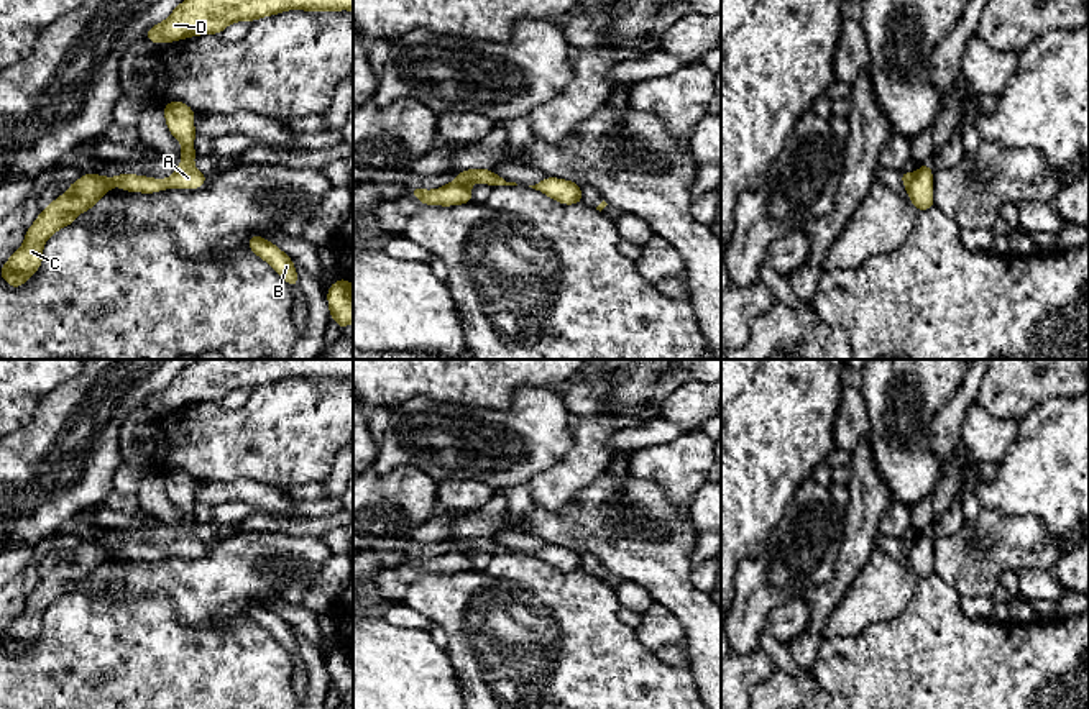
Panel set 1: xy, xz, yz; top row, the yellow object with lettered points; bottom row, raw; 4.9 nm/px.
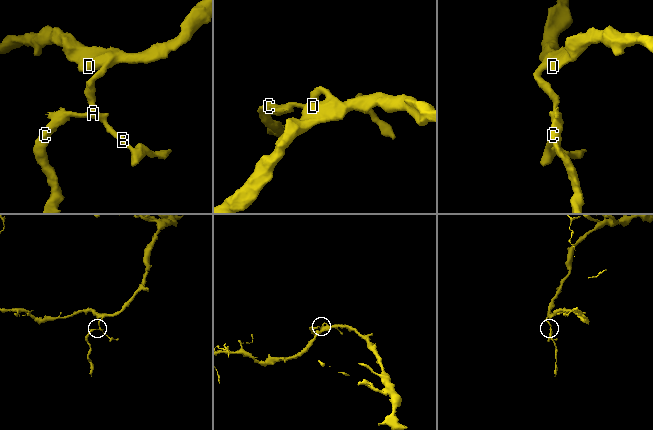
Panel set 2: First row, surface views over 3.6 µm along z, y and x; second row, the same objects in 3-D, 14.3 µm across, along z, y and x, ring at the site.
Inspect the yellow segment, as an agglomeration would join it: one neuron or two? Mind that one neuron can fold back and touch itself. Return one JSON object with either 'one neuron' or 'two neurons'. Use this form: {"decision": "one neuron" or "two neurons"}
{"decision": "two neurons"}

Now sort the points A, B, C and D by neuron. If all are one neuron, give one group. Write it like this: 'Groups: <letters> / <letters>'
Groups: A B D / C

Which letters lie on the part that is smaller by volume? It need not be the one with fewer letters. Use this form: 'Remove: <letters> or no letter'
Remove: C

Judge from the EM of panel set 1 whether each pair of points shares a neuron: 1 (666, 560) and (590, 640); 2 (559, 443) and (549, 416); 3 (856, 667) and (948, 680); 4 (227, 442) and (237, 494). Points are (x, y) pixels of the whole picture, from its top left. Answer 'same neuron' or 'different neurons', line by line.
1: different neurons
2: same neuron
3: same neuron
4: different neurons

